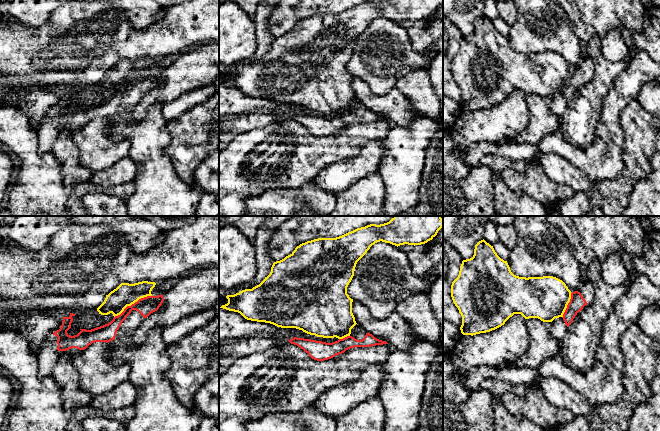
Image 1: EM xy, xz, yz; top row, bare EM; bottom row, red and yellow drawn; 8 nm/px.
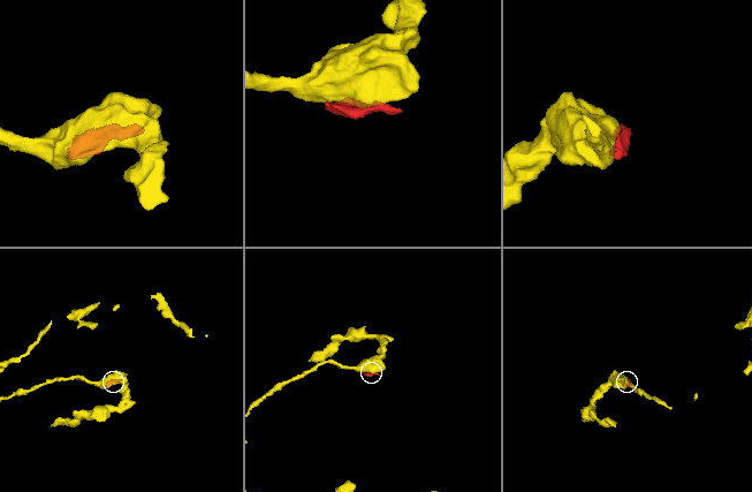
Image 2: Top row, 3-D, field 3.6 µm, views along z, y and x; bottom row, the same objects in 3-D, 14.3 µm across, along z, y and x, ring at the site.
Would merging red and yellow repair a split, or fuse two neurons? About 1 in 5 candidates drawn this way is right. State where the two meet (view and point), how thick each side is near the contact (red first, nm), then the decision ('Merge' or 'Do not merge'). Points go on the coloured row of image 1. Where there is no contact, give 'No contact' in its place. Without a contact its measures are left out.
Touches red at xy (132, 304). Thickness 150 nm (red) against 180 nm. Do not merge

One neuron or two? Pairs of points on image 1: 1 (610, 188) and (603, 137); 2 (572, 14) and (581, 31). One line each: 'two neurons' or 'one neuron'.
1: two neurons
2: one neuron

